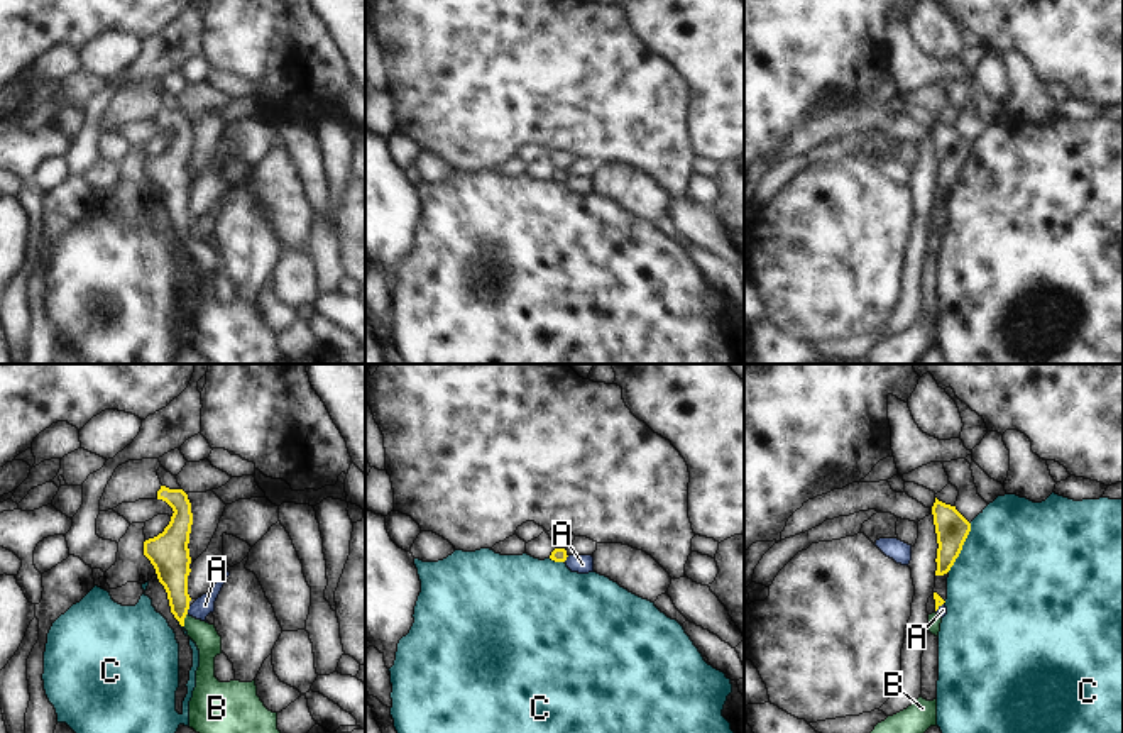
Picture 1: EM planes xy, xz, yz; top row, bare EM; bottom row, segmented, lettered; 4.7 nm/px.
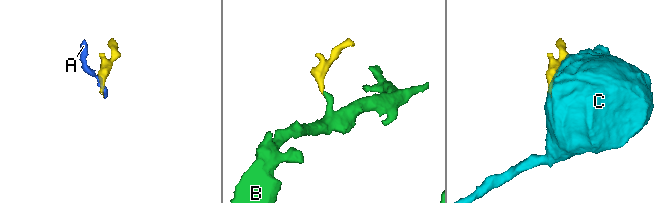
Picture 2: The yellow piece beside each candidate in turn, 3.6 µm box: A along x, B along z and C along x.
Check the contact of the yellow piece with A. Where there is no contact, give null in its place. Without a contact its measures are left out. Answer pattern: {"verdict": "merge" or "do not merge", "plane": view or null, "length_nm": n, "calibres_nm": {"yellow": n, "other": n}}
{"verdict": "do not merge", "plane": "xy", "length_nm": 40, "calibres_nm": {"yellow": 180, "other": 90}}

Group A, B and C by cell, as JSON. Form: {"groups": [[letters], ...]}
{"groups": [["A"], ["B"], ["C"]]}

